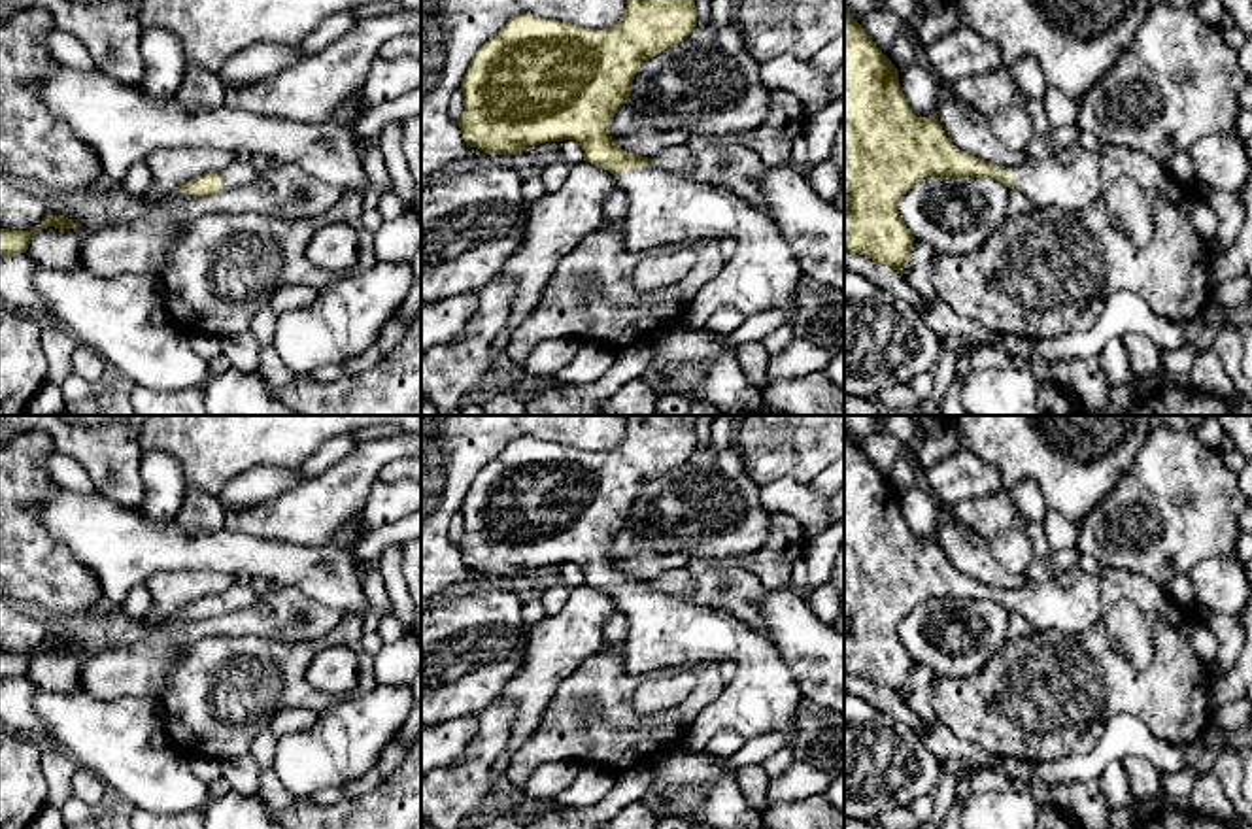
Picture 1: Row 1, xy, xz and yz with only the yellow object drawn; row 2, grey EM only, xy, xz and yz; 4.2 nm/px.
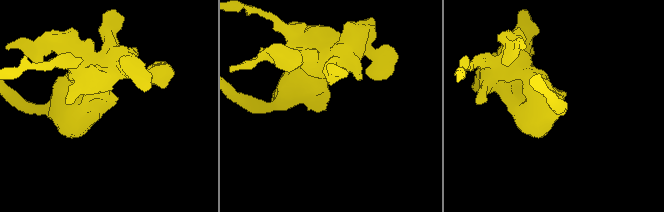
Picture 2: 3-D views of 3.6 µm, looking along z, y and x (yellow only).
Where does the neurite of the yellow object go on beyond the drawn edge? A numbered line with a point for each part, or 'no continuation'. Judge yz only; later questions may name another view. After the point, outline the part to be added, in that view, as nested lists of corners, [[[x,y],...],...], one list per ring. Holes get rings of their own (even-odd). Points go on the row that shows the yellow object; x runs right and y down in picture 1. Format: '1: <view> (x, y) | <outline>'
1: yz (1071, 178) | [[[1078,144],[1018,166],[993,166],[1010,174],[1035,210],[1061,208],[1080,213],[1103,198],[1101,151]]]

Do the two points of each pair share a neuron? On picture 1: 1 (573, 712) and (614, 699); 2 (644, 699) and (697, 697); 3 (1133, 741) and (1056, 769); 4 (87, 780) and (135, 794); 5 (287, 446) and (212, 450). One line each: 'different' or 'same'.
1: same
2: different
3: same
4: different
5: same

